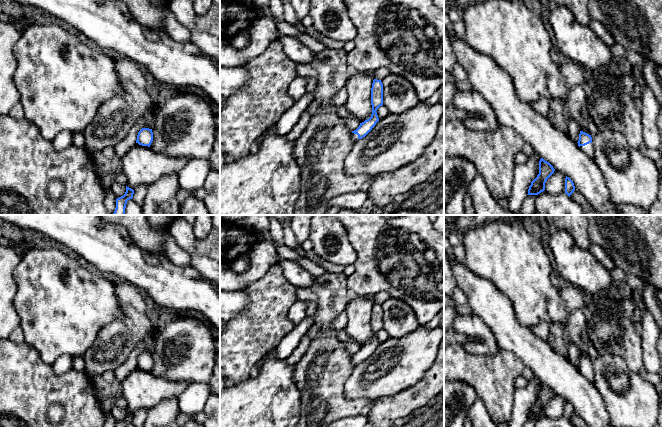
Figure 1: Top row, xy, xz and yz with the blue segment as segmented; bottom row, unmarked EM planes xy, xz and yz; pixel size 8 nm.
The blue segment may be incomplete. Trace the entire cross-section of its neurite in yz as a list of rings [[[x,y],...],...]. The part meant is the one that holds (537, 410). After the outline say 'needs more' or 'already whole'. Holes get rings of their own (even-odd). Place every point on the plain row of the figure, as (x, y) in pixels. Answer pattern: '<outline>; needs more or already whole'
[[[543,382],[539,385],[539,398],[531,406],[527,419],[538,419],[545,414],[545,407],[547,403],[554,397],[553,390],[545,385]]]; already whole

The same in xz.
[[[373,304],[371,312],[371,329],[371,341],[360,347],[359,351],[356,354],[352,355],[351,362],[354,366],[365,361],[379,345],[376,335],[380,330],[383,329],[383,308],[381,304]]]; needs more

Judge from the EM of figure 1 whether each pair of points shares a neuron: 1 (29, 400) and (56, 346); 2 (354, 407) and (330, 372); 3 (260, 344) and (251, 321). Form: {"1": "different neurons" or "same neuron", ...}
{"1": "different neurons", "2": "same neuron", "3": "same neuron"}

